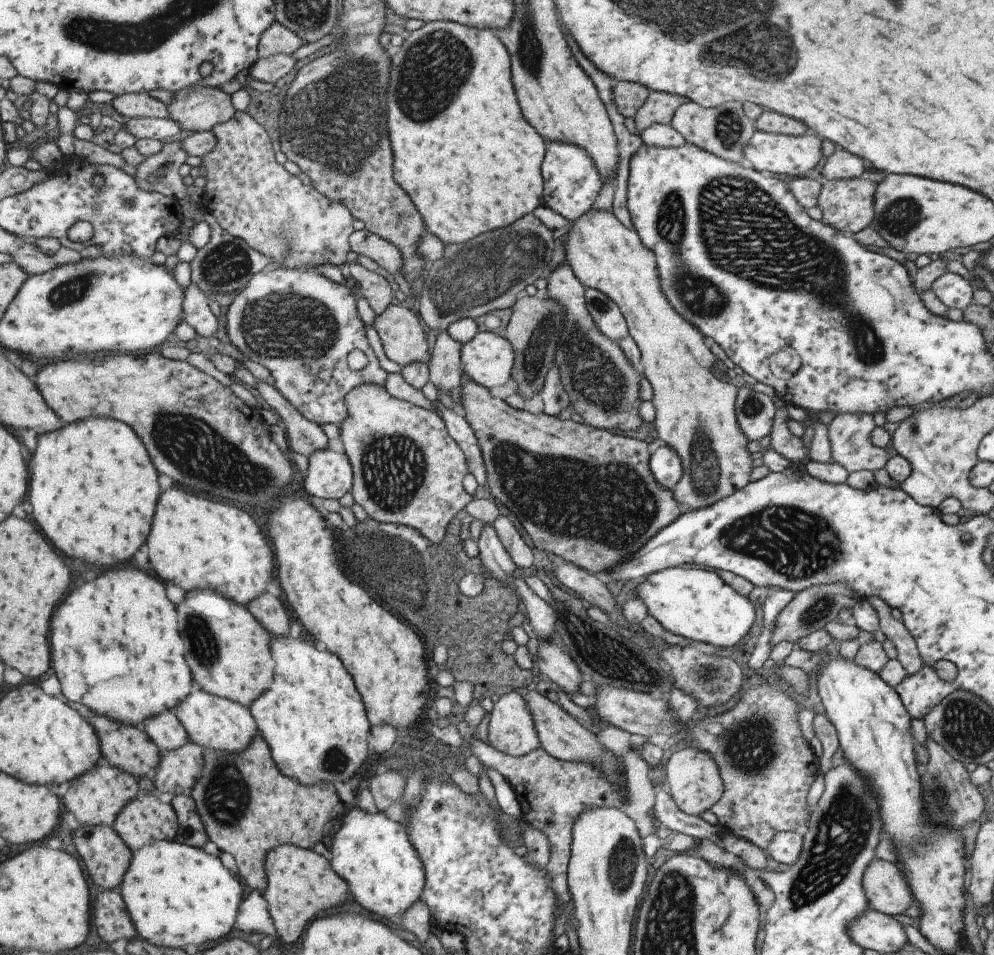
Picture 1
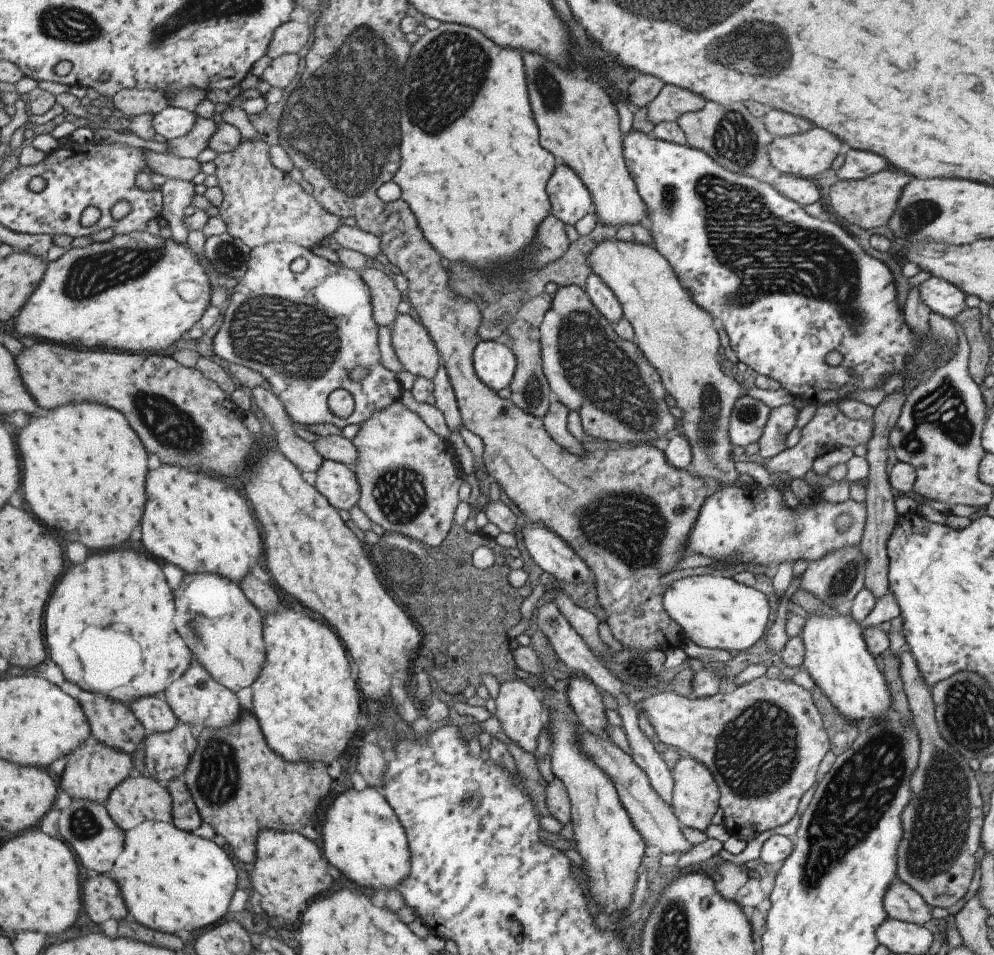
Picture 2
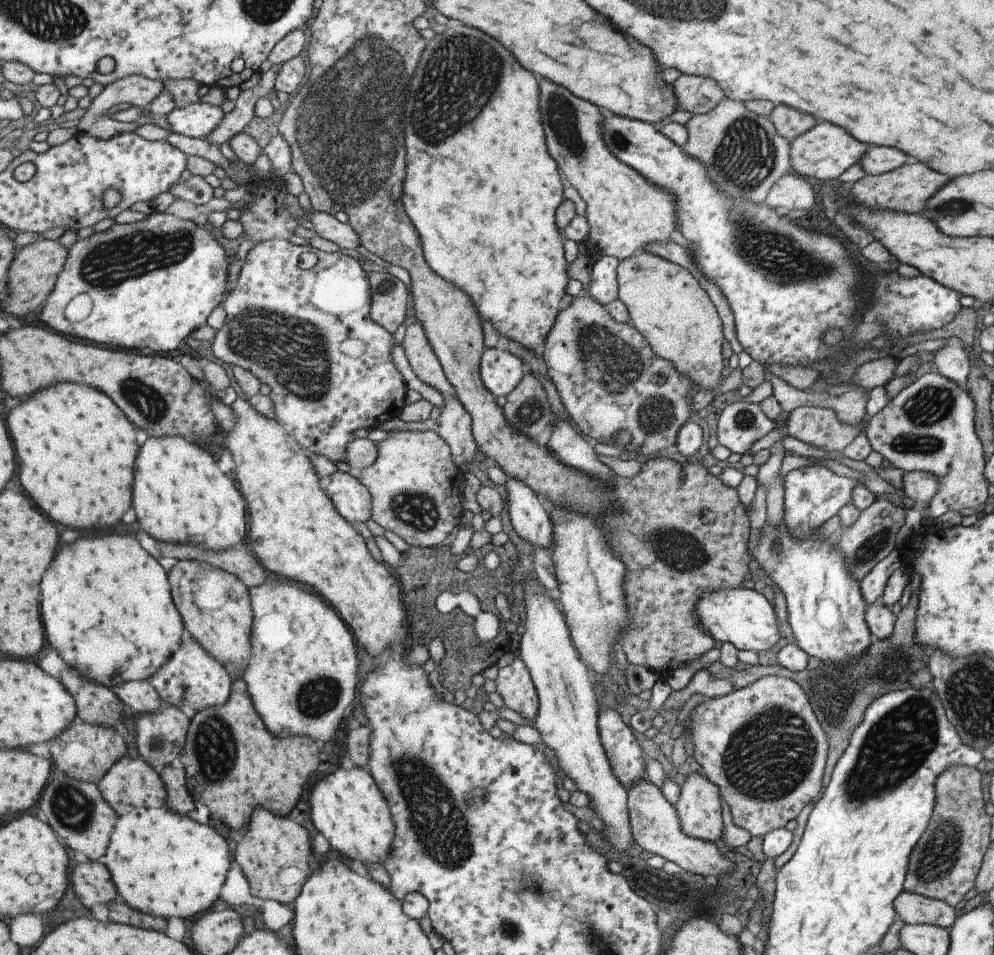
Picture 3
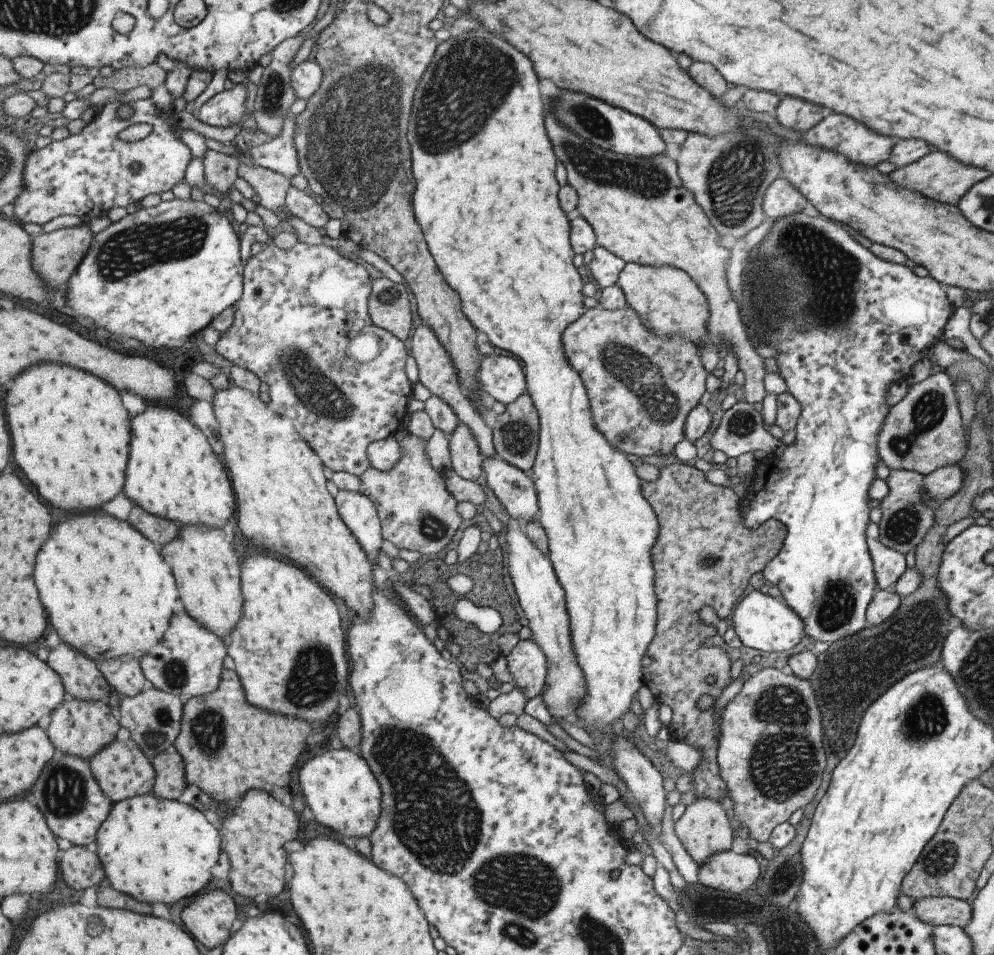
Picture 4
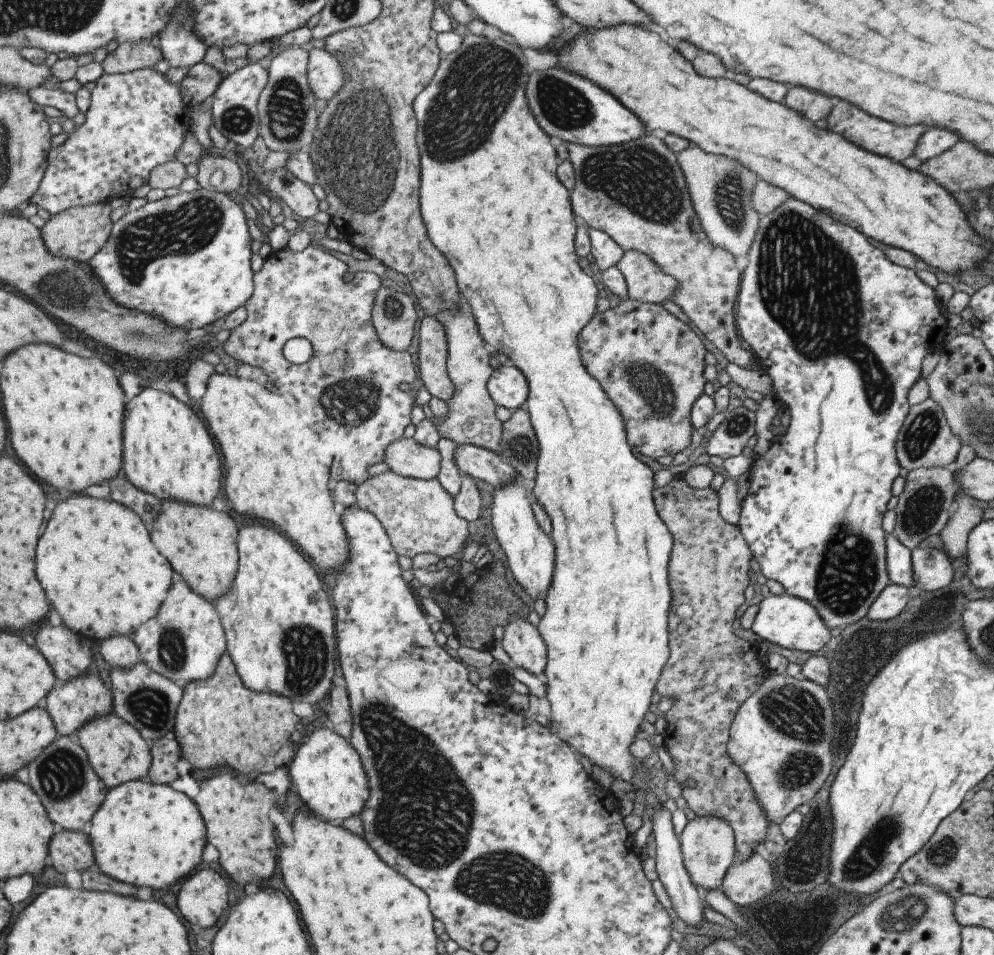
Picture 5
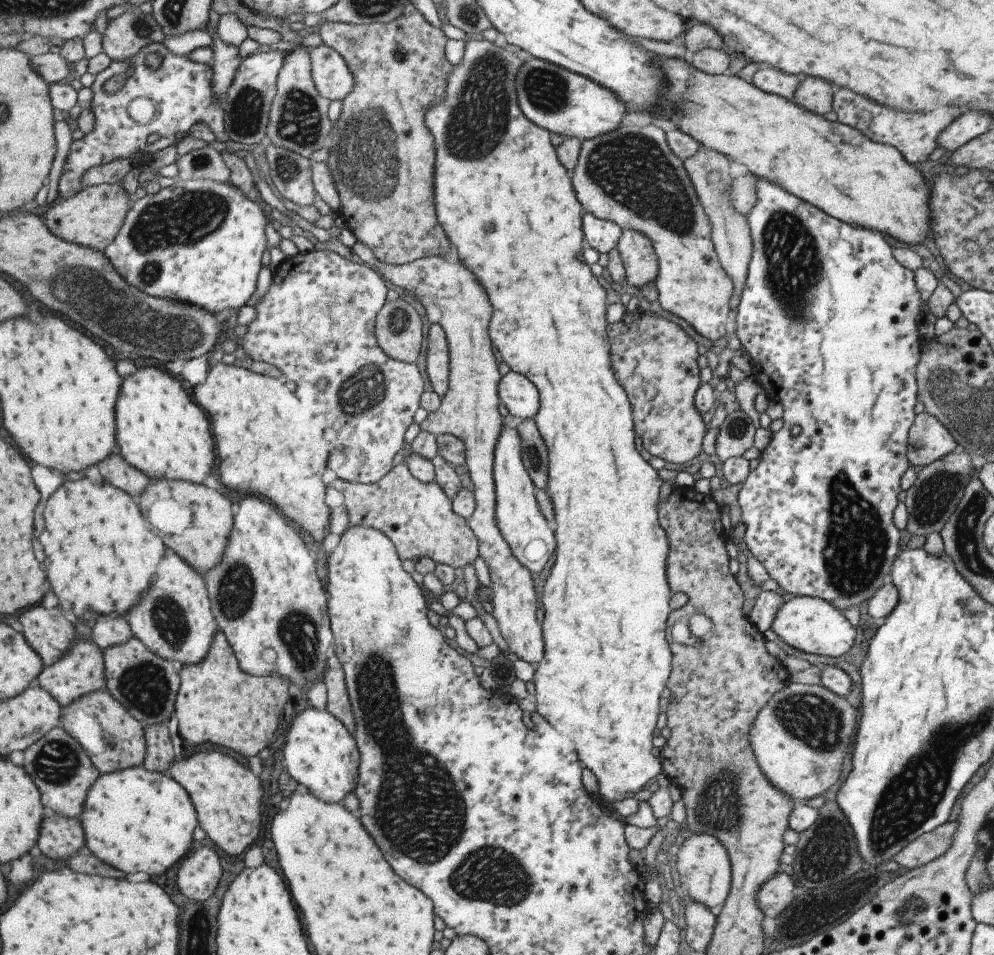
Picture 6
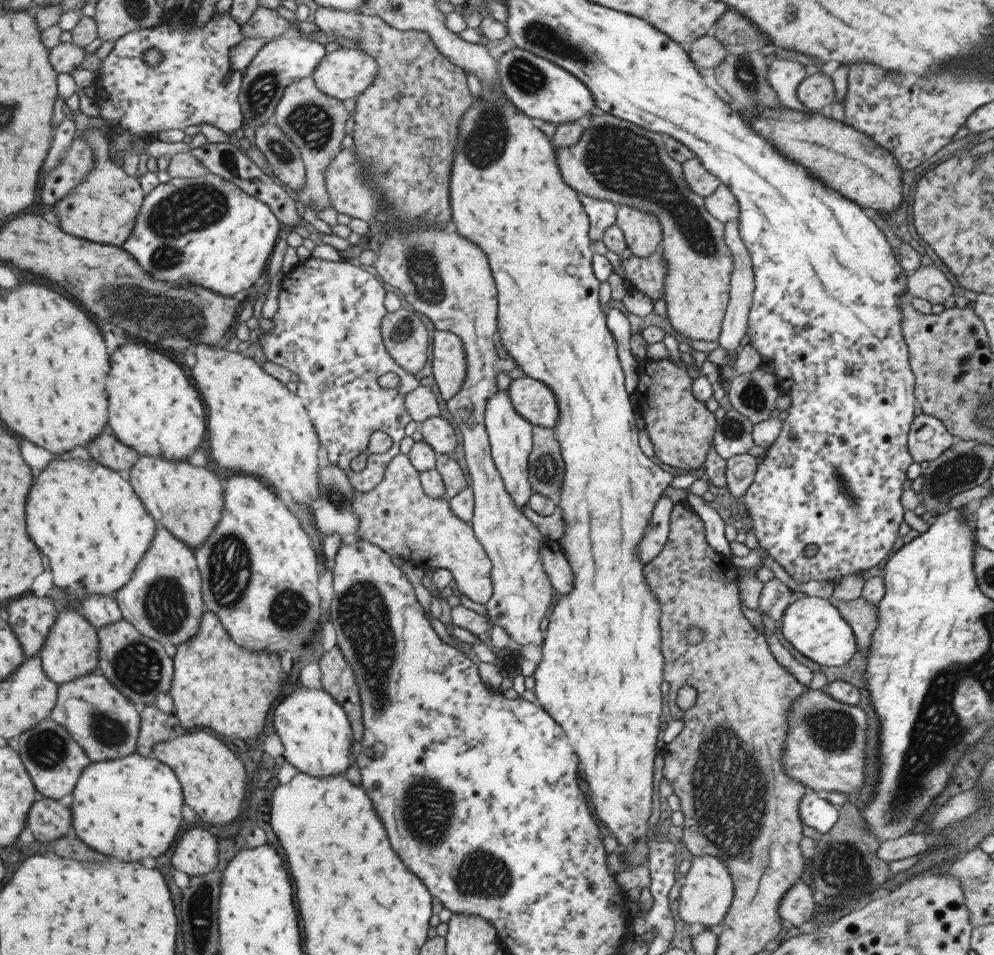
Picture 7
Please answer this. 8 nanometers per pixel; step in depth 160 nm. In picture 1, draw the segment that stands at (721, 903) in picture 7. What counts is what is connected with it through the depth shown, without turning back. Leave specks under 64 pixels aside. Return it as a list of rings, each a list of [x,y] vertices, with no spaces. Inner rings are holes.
[[[691,744],[671,754],[665,764],[665,790],[677,805],[677,808],[686,815],[697,815],[710,809],[722,795],[722,780],[712,756],[704,750]]]

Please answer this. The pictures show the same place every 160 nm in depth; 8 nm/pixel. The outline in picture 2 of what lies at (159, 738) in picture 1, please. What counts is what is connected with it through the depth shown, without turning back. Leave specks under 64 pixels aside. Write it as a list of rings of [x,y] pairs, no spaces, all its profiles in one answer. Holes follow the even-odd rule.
[[[164,694],[140,698],[130,707],[146,728],[147,736],[172,731],[178,725],[179,719]]]

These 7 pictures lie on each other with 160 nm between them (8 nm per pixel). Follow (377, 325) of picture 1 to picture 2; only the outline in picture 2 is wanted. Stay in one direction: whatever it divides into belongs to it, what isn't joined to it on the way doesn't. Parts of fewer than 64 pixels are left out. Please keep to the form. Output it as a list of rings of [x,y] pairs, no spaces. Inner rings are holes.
[[[397,313],[389,330],[393,352],[403,369],[413,376],[421,376],[433,382],[433,376],[442,363],[425,328],[409,314]]]

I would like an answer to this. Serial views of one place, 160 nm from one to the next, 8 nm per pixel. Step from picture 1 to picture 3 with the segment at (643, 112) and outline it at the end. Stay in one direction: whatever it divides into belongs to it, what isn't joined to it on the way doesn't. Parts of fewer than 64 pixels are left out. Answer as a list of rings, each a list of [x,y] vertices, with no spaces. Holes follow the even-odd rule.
[[[681,74],[672,84],[680,103],[677,111],[706,114],[726,98],[719,84],[705,76]]]

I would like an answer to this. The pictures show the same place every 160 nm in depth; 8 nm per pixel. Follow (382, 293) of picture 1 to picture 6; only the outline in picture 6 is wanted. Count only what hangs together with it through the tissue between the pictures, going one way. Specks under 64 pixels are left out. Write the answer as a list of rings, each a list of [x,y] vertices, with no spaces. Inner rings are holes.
[[[400,297],[387,300],[374,319],[379,348],[392,359],[414,363],[421,352],[423,324],[421,318]]]

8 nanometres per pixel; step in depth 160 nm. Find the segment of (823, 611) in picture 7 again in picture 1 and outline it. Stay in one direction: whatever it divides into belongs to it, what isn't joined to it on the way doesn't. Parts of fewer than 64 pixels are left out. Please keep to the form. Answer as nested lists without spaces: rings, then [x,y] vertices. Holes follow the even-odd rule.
[[[681,566],[667,567],[647,575],[633,591],[636,592],[635,597],[646,606],[647,616],[653,617],[667,632],[679,634],[688,642],[708,642],[719,647],[733,646],[745,636],[751,624],[756,622],[755,608],[747,597],[735,592],[711,570],[681,568]]]

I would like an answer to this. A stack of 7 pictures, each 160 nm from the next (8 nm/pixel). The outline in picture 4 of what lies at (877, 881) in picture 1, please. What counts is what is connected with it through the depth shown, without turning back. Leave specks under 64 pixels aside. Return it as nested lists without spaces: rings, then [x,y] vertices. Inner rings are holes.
[[[927,897],[912,902],[913,912],[925,924],[963,928],[971,918],[971,905],[952,897]]]

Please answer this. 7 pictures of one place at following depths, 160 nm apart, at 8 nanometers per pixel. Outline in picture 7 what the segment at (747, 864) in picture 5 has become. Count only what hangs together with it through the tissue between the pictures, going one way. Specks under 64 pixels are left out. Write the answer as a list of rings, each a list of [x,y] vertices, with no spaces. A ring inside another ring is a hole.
[[[802,881],[793,883],[792,887],[779,899],[777,912],[780,920],[798,927],[810,919],[814,915],[815,907],[819,906],[819,902],[815,902],[813,896],[817,898],[817,894],[812,893],[809,886]]]

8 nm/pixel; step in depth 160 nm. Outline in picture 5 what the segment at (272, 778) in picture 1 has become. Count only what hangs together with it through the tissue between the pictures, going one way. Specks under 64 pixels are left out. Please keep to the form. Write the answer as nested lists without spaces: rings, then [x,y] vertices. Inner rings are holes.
[[[229,651],[222,656],[216,673],[211,678],[190,682],[184,688],[184,692],[182,703],[178,706],[174,737],[181,745],[182,756],[197,770],[211,770],[213,772],[215,768],[223,770],[223,768],[231,766],[241,774],[275,772],[277,770],[275,756],[293,738],[297,724],[306,722],[293,712],[291,699],[273,693],[257,694],[257,692],[251,692],[251,689],[247,688],[242,681]]]

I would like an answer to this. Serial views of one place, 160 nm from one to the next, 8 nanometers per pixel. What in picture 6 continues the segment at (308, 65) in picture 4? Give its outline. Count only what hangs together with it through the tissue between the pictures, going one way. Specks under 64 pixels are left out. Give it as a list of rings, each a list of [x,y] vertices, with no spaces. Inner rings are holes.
[[[324,42],[310,52],[313,76],[319,92],[327,100],[343,100],[353,88],[354,78],[343,56]]]

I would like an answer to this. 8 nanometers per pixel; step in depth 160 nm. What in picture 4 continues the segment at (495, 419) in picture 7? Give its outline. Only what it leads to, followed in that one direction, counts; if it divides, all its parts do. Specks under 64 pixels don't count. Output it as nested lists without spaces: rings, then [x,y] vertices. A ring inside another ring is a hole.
[[[509,517],[501,542],[507,550],[507,569],[505,571],[509,573],[519,606],[528,622],[526,627],[531,632],[528,640],[535,640],[535,644],[541,646],[543,656],[547,660],[547,676],[544,680],[543,690],[541,690],[541,700],[543,700],[551,720],[558,723],[564,718],[574,723],[577,719],[574,716],[575,708],[583,696],[583,674],[575,666],[575,658],[573,658],[573,650],[571,650],[571,642],[569,642],[569,626],[567,626],[563,590],[555,580],[551,562],[527,538],[519,520]]]

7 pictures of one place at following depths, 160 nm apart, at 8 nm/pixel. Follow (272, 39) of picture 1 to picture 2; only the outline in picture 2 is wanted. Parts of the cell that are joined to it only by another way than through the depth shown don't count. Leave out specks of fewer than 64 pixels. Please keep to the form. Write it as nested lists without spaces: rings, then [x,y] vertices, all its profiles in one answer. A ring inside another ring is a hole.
[[[290,21],[275,32],[274,42],[267,52],[271,61],[290,53],[298,53],[309,44],[311,28],[305,21]]]

